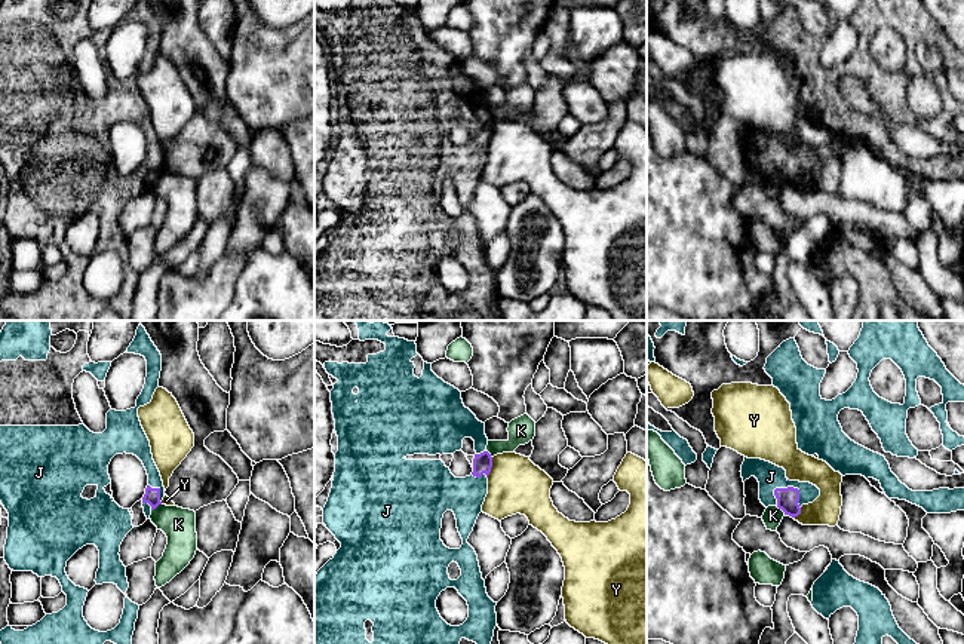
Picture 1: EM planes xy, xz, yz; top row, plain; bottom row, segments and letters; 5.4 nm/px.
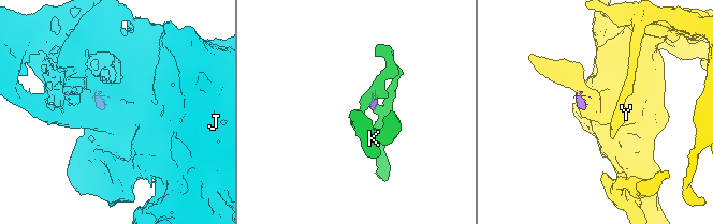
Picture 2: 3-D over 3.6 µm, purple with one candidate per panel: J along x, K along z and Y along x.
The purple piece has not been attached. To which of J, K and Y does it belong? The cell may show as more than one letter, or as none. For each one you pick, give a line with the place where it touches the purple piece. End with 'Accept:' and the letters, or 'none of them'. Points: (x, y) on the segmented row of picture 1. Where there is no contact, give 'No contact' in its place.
J: Touches purple at yz (795, 488)
Accept: J

